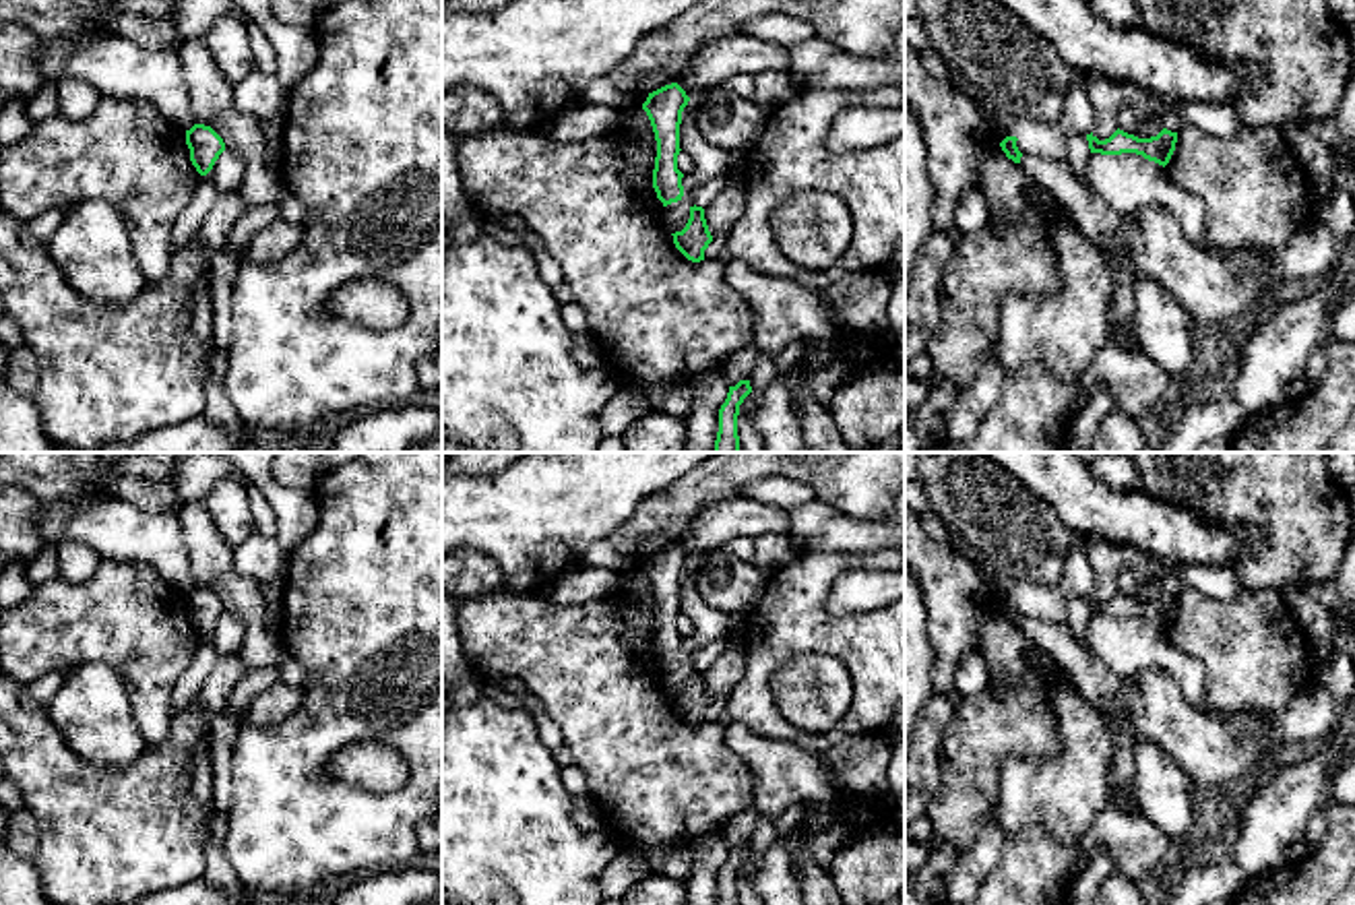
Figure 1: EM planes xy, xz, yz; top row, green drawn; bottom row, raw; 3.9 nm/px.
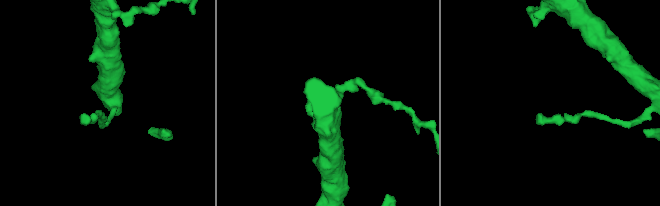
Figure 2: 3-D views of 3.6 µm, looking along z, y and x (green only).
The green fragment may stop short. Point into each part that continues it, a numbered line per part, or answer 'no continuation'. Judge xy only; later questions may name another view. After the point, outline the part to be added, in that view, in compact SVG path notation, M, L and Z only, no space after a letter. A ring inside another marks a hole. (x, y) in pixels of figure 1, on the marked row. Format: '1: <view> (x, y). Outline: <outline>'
no continuation

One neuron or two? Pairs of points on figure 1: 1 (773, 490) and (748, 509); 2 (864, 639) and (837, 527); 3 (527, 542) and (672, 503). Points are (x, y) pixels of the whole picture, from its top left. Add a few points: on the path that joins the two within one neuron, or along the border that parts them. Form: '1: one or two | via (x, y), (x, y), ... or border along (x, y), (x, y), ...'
1: two | border along (740, 494), (785, 511)
2: two | border along (883, 548), (870, 552), (804, 554)
3: two | border along (672, 482), (649, 494), (614, 532), (595, 542)

